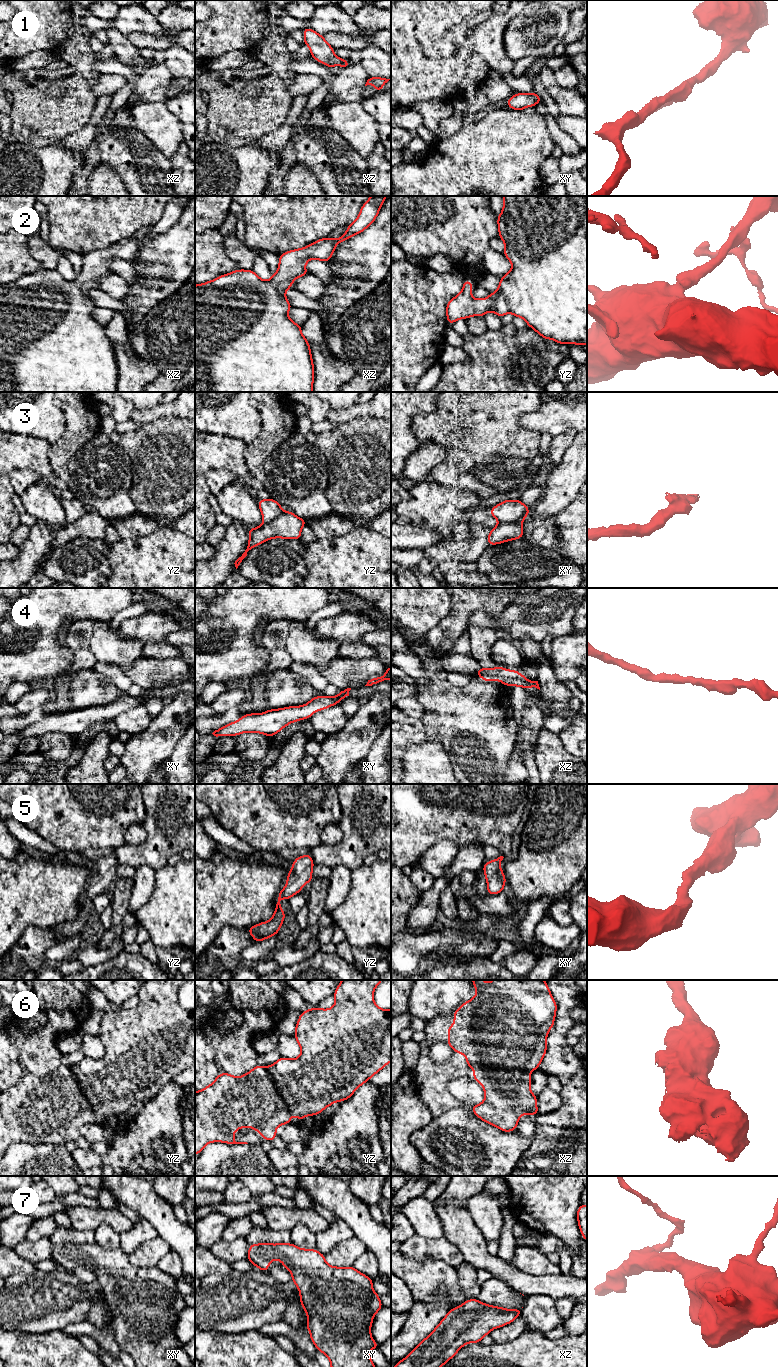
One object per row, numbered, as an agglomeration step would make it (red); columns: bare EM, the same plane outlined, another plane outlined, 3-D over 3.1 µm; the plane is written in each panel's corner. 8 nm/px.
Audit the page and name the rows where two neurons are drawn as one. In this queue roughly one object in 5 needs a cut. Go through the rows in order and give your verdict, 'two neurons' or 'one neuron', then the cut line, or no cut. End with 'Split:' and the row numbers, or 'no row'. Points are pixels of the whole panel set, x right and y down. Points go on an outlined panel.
1: one neuron; no cut
2: one neuron; no cut
3: two neurons; cut in xy along (521, 520), (500, 522)
4: one neuron; no cut
5: one neuron; no cut
6: one neuron; no cut
7: one neuron; no cut
Split: 3

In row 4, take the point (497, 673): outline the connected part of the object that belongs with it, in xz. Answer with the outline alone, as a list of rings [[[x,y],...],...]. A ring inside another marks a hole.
[[[495,667],[491,669],[479,668],[477,676],[481,677],[483,681],[499,680],[506,686],[519,686],[525,689],[535,687],[540,690],[538,681],[529,681],[516,670],[507,670],[503,667]]]

